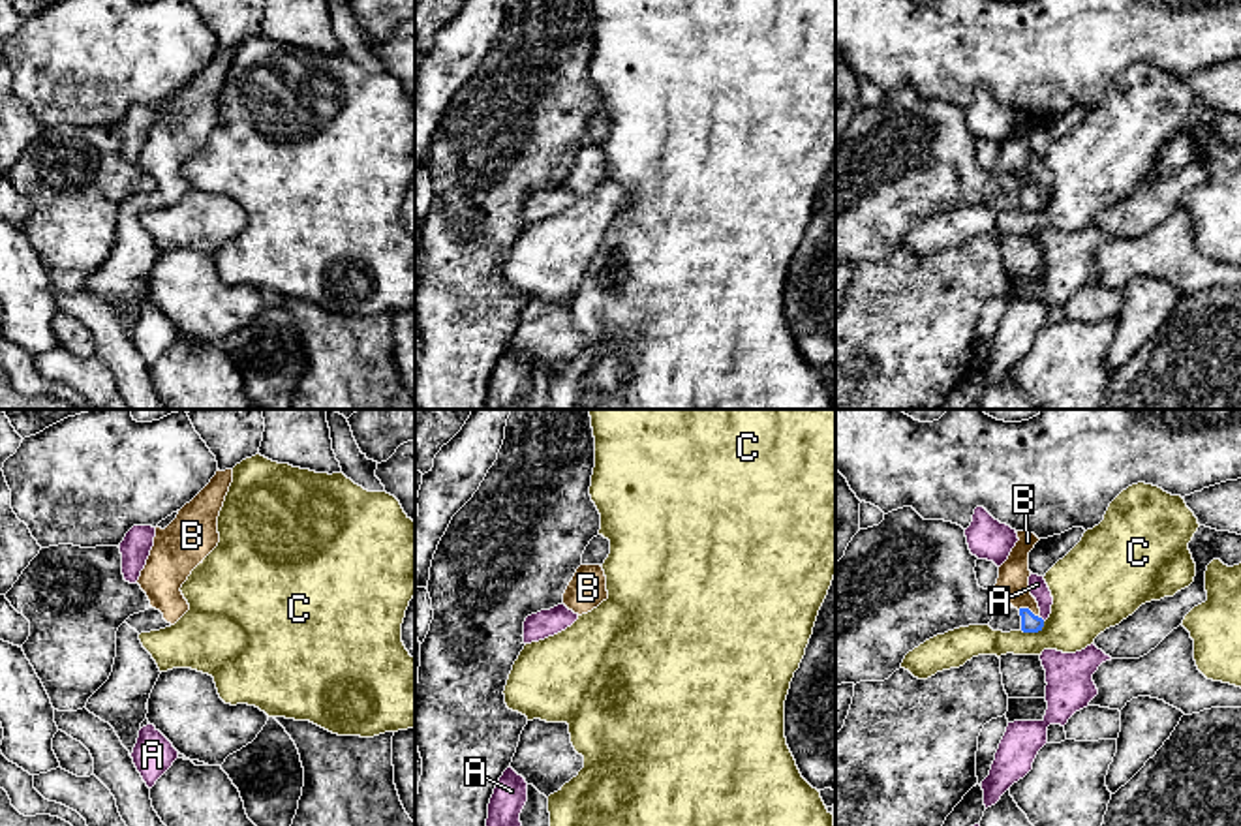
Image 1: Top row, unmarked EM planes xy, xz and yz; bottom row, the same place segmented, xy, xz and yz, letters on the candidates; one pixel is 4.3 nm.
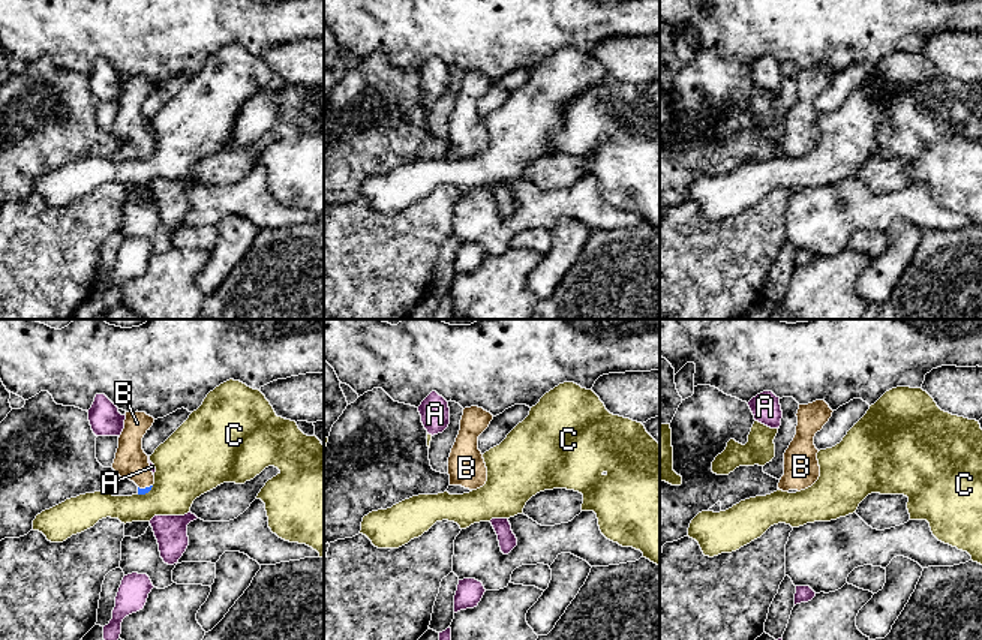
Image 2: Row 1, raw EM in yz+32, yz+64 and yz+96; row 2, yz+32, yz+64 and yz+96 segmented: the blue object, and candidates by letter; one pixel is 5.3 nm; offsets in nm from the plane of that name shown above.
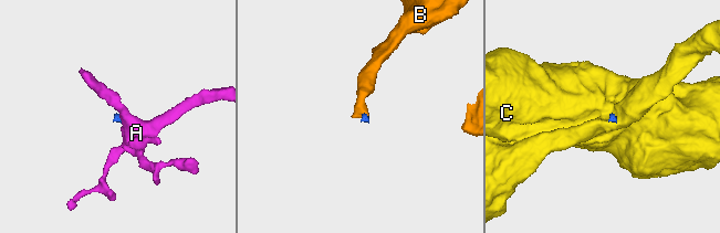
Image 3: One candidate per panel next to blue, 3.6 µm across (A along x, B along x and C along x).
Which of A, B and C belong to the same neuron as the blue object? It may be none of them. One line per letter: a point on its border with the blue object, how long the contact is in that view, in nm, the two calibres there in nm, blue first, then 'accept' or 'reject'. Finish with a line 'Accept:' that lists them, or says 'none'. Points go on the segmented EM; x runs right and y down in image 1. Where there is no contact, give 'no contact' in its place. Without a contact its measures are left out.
A: no contact | reject
B: yz (1027, 609) | 100 nm | 80/130 nm | accept
C: yz (1033, 631) | 110 nm | 80/280 nm | reject
Accept: B

